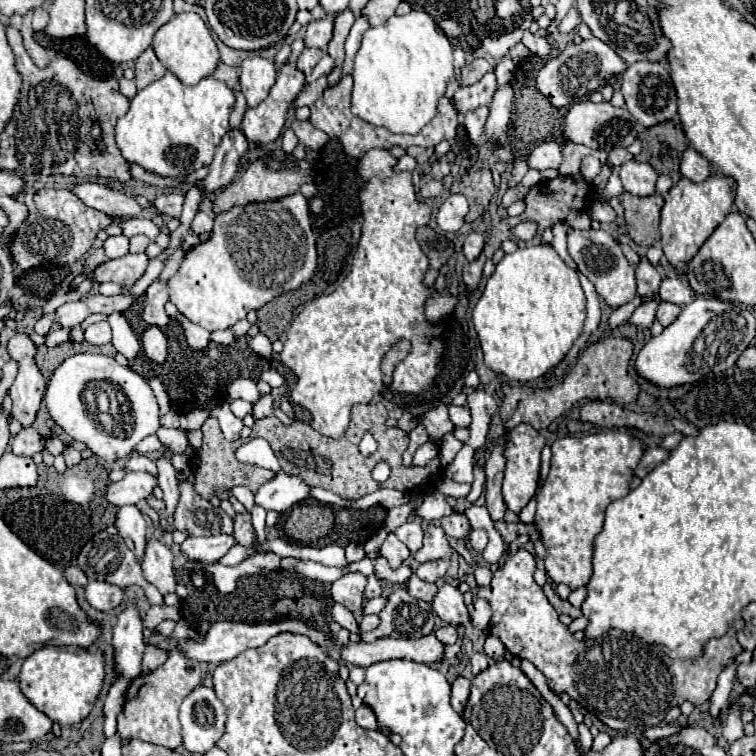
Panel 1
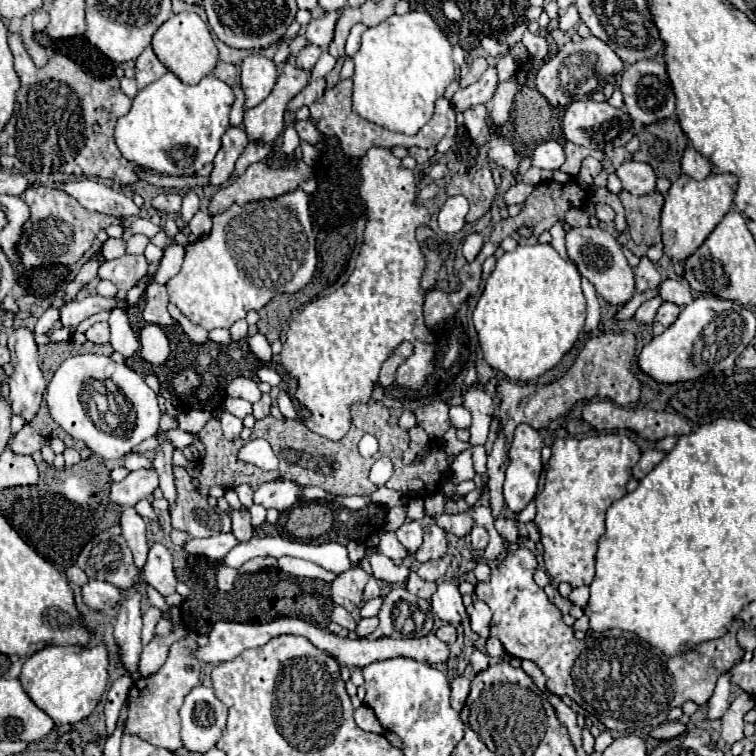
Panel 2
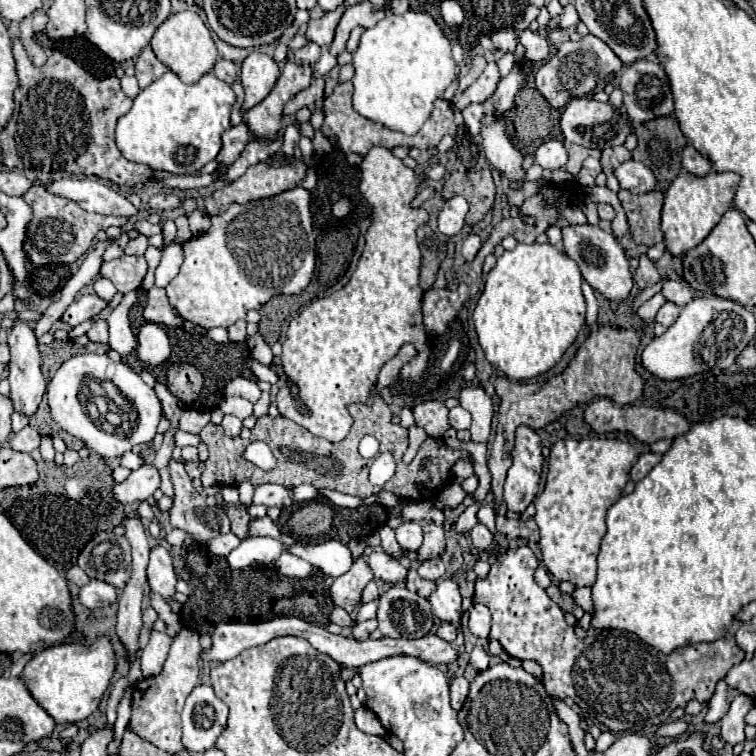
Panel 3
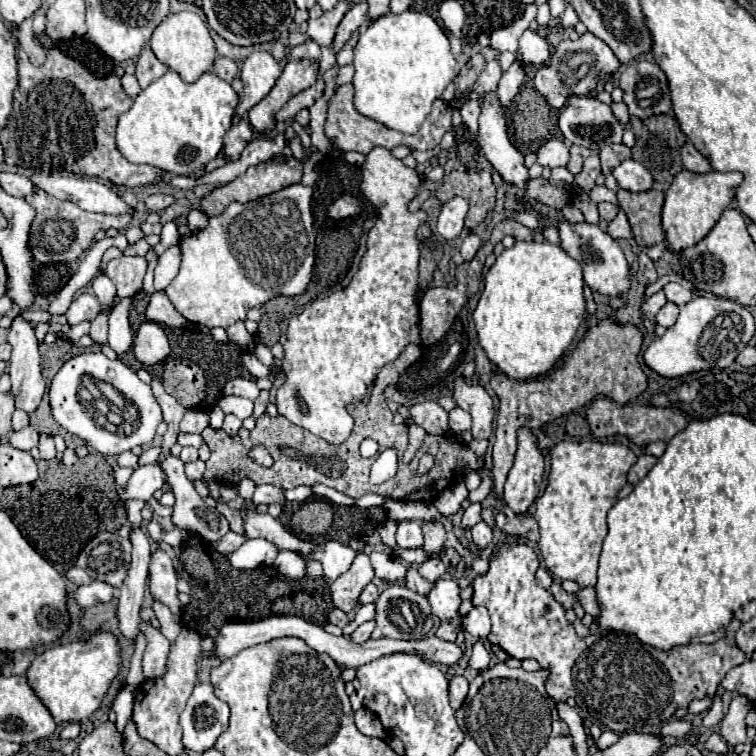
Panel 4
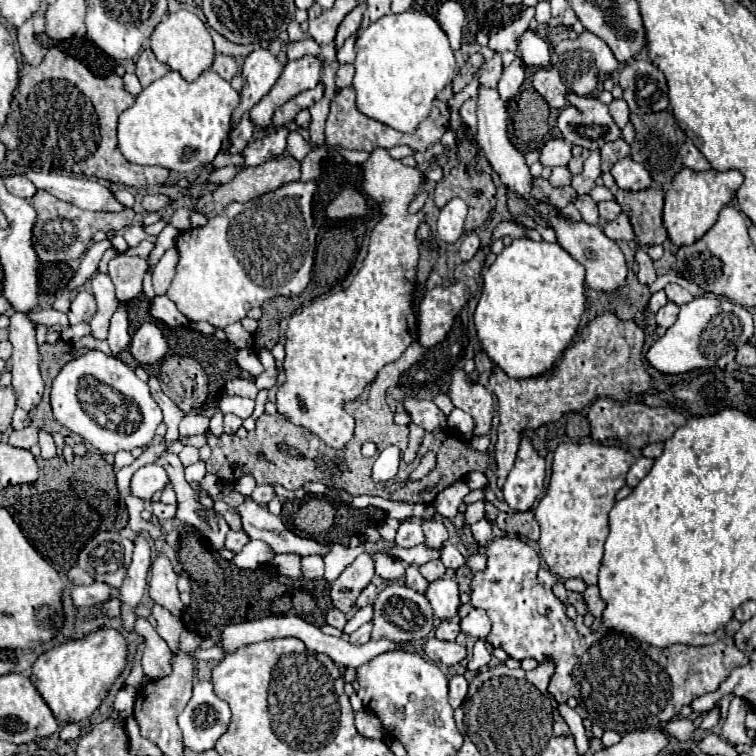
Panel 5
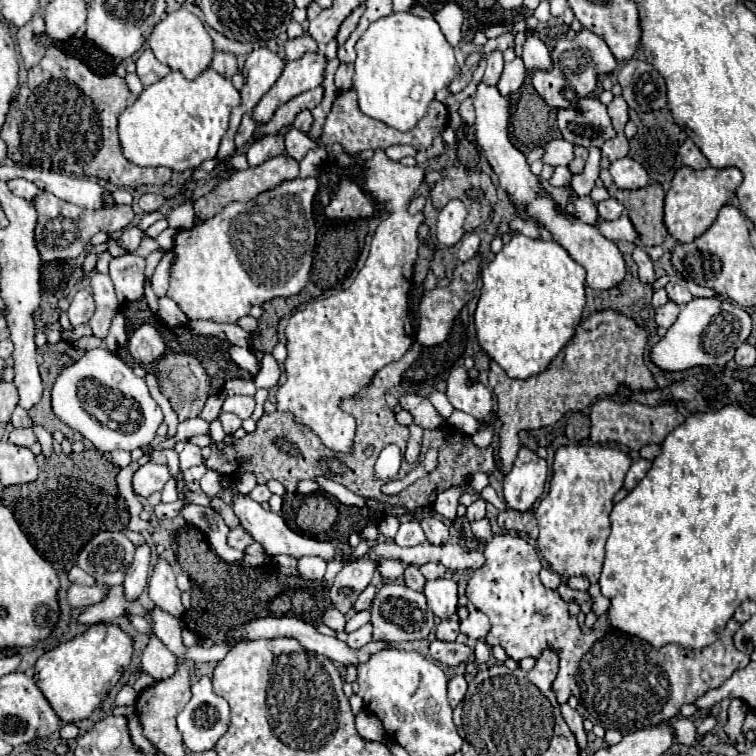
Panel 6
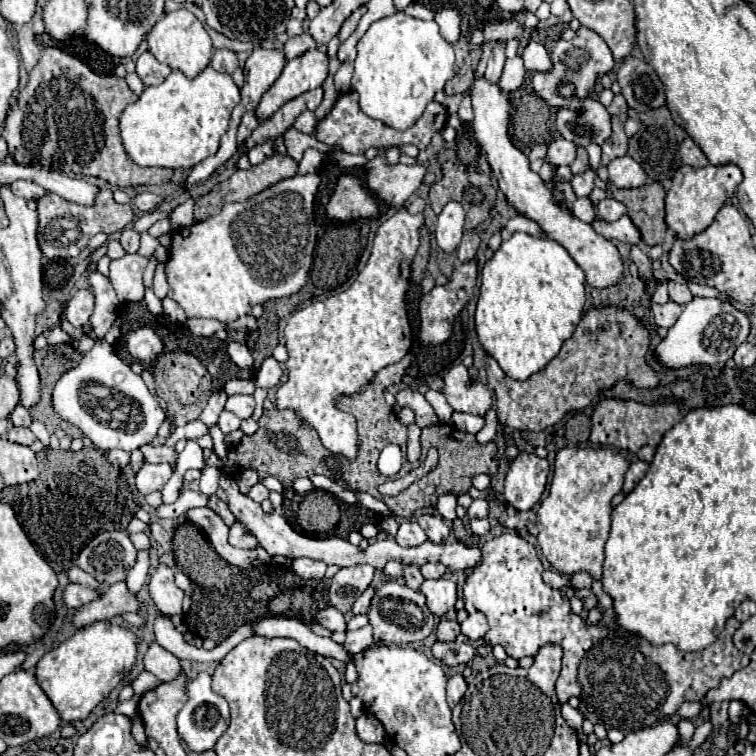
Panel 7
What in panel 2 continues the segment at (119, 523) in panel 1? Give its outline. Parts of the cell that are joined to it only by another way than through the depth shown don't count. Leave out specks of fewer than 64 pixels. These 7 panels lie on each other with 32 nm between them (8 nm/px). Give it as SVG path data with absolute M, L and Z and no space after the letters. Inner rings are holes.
M128 506L128 508L122 508L118 526L122 530L122 536L124 536L126 544L128 544L128 548L134 554L136 566L142 568L144 560L146 560L146 554L148 554L148 538L146 538L146 522L144 522L144 518L136 512L136 508Z

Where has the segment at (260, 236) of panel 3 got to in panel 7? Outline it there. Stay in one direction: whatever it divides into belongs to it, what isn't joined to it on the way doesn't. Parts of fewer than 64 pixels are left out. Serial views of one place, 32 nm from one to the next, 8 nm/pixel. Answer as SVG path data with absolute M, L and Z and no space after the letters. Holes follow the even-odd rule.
M296 174L294 178L280 180L272 188L252 196L246 202L232 202L216 216L196 222L192 228L180 228L172 236L168 274L168 298L176 300L188 318L214 318L218 322L234 322L246 316L254 304L264 304L272 298L296 294L308 278L312 254L316 246L314 224L314 194L318 192L318 174Z

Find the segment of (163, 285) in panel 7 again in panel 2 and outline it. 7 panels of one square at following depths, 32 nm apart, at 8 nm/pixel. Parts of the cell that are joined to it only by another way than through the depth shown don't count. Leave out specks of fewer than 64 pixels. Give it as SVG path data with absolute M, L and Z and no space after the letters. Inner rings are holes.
M170 244L164 250L162 262L160 262L160 270L156 274L156 282L158 284L166 284L172 276L176 276L176 272L180 270L180 264L184 260L184 254L186 254L186 250L180 244Z

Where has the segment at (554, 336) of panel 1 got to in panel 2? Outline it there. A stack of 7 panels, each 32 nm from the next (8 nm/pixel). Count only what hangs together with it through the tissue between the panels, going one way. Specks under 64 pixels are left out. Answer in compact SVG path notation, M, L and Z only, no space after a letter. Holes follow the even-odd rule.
M526 244L518 246L510 254L504 254L486 280L486 288L472 312L472 322L478 332L484 360L494 370L506 374L510 380L516 382L530 382L554 368L578 340L584 328L584 318L586 300L580 288L580 272L572 262L562 260L550 244Z

